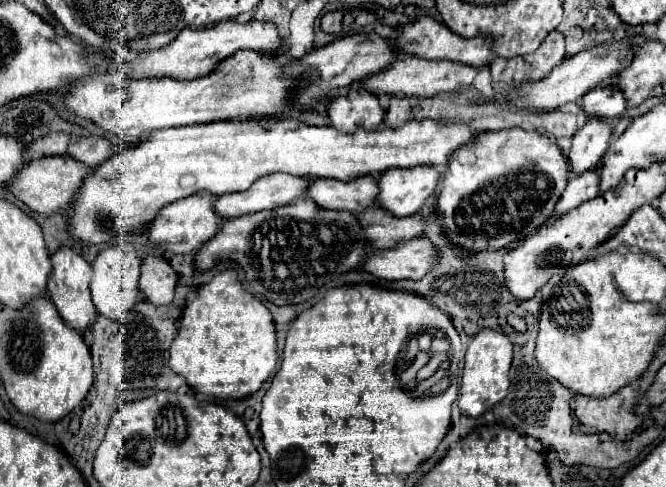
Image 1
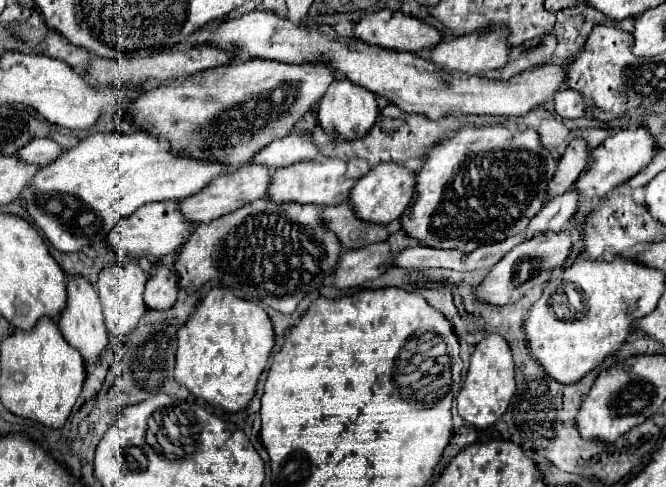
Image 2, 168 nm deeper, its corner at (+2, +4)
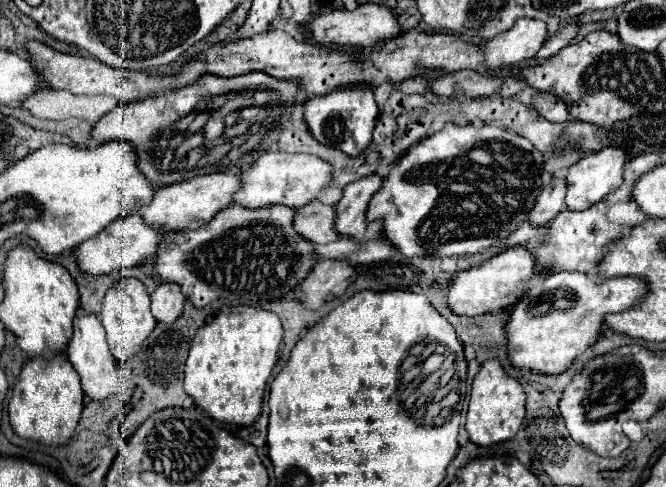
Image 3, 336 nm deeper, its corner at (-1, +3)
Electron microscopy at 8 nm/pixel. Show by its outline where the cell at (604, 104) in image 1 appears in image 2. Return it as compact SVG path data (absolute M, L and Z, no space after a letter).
M561 89L555 93L553 97L555 101L555 113L563 119L579 119L585 117L585 105L583 105L583 97L575 95L575 91L567 91Z

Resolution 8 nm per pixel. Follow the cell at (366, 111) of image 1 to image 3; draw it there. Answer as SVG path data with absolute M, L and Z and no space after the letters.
M346 86L332 90L324 96L308 98L304 106L304 118L312 136L320 144L342 150L348 156L358 156L372 142L372 130L378 118L378 106L370 86Z

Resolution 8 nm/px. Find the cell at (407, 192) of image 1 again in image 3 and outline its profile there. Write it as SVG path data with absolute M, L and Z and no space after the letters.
M370 174L362 180L356 180L344 188L344 196L338 202L338 218L336 218L336 230L342 236L350 236L358 242L364 240L374 240L380 238L384 232L382 220L368 222L366 220L366 210L372 200L372 196L382 188L384 178L378 174Z

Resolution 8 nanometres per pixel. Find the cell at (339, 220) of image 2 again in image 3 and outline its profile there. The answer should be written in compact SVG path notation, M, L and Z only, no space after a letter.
M312 200L310 204L302 206L296 212L294 228L300 236L312 240L314 244L330 244L342 238L334 228L334 220L336 220L334 206L326 206L318 200Z

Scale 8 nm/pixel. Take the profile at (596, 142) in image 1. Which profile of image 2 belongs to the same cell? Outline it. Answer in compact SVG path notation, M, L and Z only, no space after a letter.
M573 139L569 143L565 153L557 161L557 169L555 169L553 179L549 181L547 199L553 199L553 197L573 189L575 179L583 173L583 167L587 165L587 155L589 155L589 151L581 139Z

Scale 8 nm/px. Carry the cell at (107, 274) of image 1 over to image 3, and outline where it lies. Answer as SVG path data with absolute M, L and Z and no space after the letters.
M122 278L118 284L114 284L106 292L100 320L106 330L106 338L108 338L114 358L118 362L126 362L132 354L136 354L140 350L140 344L148 338L148 334L156 326L156 320L150 312L150 296L148 296L144 284L138 278Z

